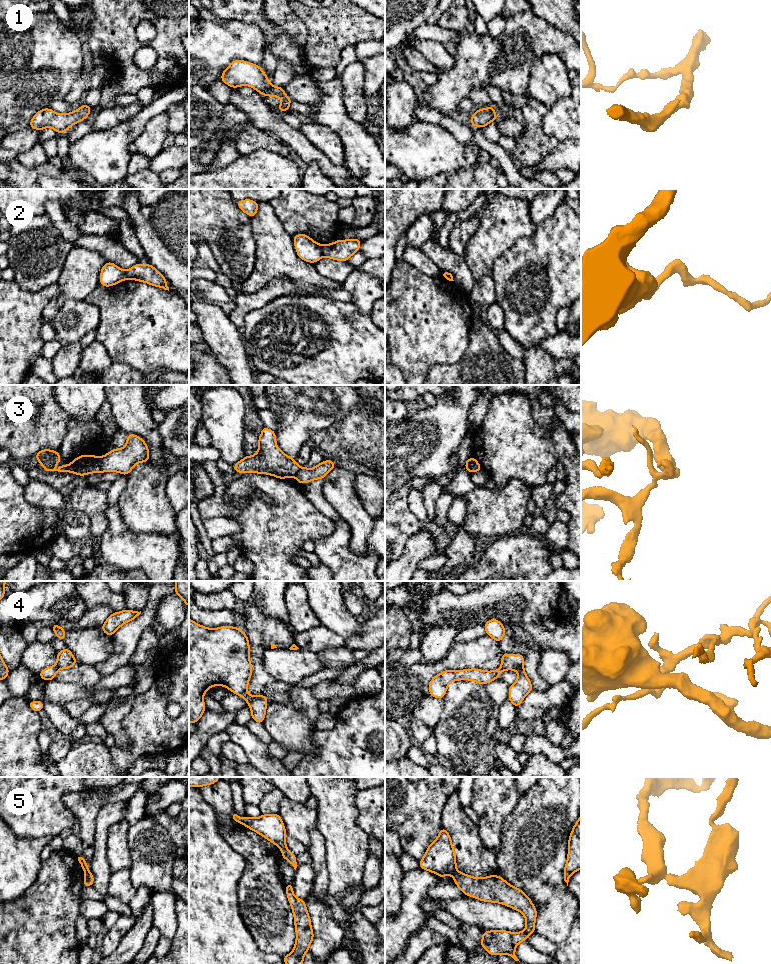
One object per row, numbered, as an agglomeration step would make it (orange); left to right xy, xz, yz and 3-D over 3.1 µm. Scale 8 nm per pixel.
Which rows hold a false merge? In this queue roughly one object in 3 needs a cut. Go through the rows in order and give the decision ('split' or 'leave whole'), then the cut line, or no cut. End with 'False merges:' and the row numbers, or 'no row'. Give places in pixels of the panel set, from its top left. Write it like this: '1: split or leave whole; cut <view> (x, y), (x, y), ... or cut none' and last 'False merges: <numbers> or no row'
1: leave whole; cut none
2: split; cut xz (320, 245), (323, 255)
3: split; cut xy (100, 458), (100, 468), (102, 471)
4: split; cut xz (254, 696), (248, 703)
5: split; cut xy (89, 872), (86, 877)
False merges: 2, 3, 4, 5

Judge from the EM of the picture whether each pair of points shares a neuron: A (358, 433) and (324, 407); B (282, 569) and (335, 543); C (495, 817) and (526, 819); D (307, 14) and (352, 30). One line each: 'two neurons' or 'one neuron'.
A: two neurons
B: two neurons
C: two neurons
D: one neuron

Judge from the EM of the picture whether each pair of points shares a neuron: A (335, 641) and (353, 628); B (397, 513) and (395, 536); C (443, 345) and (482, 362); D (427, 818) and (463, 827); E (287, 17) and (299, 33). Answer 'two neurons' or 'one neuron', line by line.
A: two neurons
B: one neuron
C: two neurons
D: two neurons
E: one neuron

